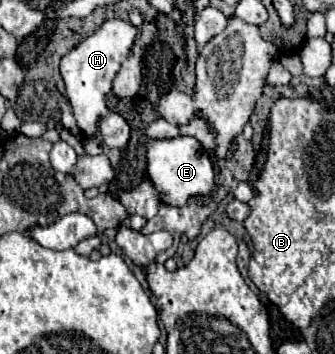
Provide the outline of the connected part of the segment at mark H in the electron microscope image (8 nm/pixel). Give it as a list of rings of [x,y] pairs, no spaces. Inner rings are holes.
[[[106,19],[92,35],[84,37],[72,51],[62,57],[60,73],[66,83],[66,95],[70,99],[78,127],[86,137],[96,133],[96,125],[110,109],[106,107],[106,97],[112,91],[112,79],[118,73],[122,61],[128,57],[132,43],[138,35],[138,27],[124,19]]]

